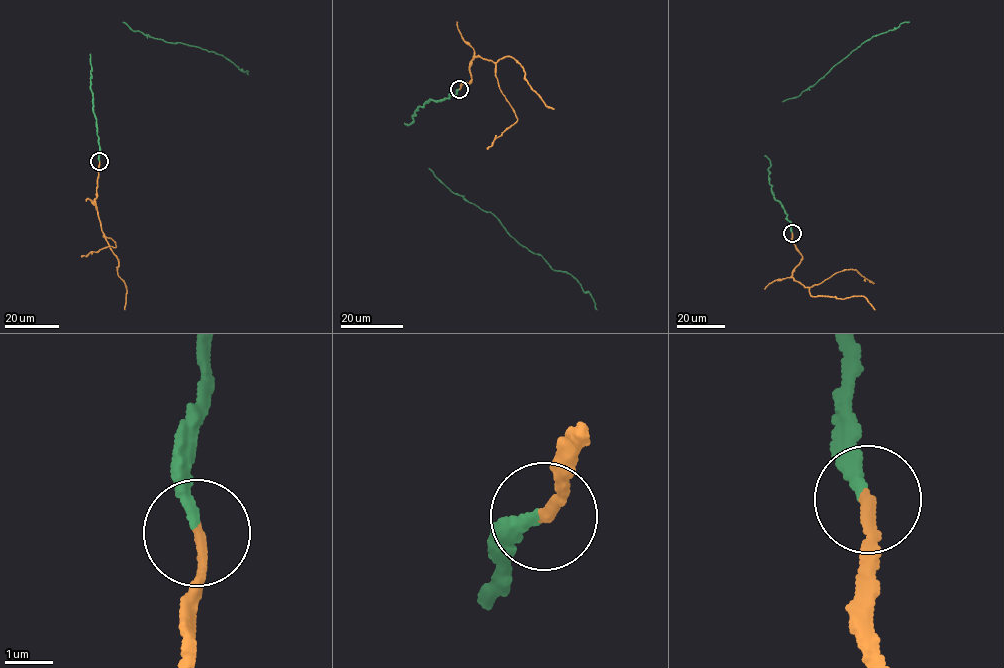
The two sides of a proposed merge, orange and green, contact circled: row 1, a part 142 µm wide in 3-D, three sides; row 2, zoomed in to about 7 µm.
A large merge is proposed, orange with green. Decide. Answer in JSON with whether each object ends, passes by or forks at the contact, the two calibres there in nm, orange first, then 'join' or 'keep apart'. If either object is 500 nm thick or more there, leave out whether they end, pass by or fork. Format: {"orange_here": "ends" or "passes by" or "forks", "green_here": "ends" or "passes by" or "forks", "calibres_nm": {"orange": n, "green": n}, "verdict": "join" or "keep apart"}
{"orange_here": "ends", "green_here": "ends", "calibres_nm": {"orange": 220, "green": 200}, "verdict": "join"}

